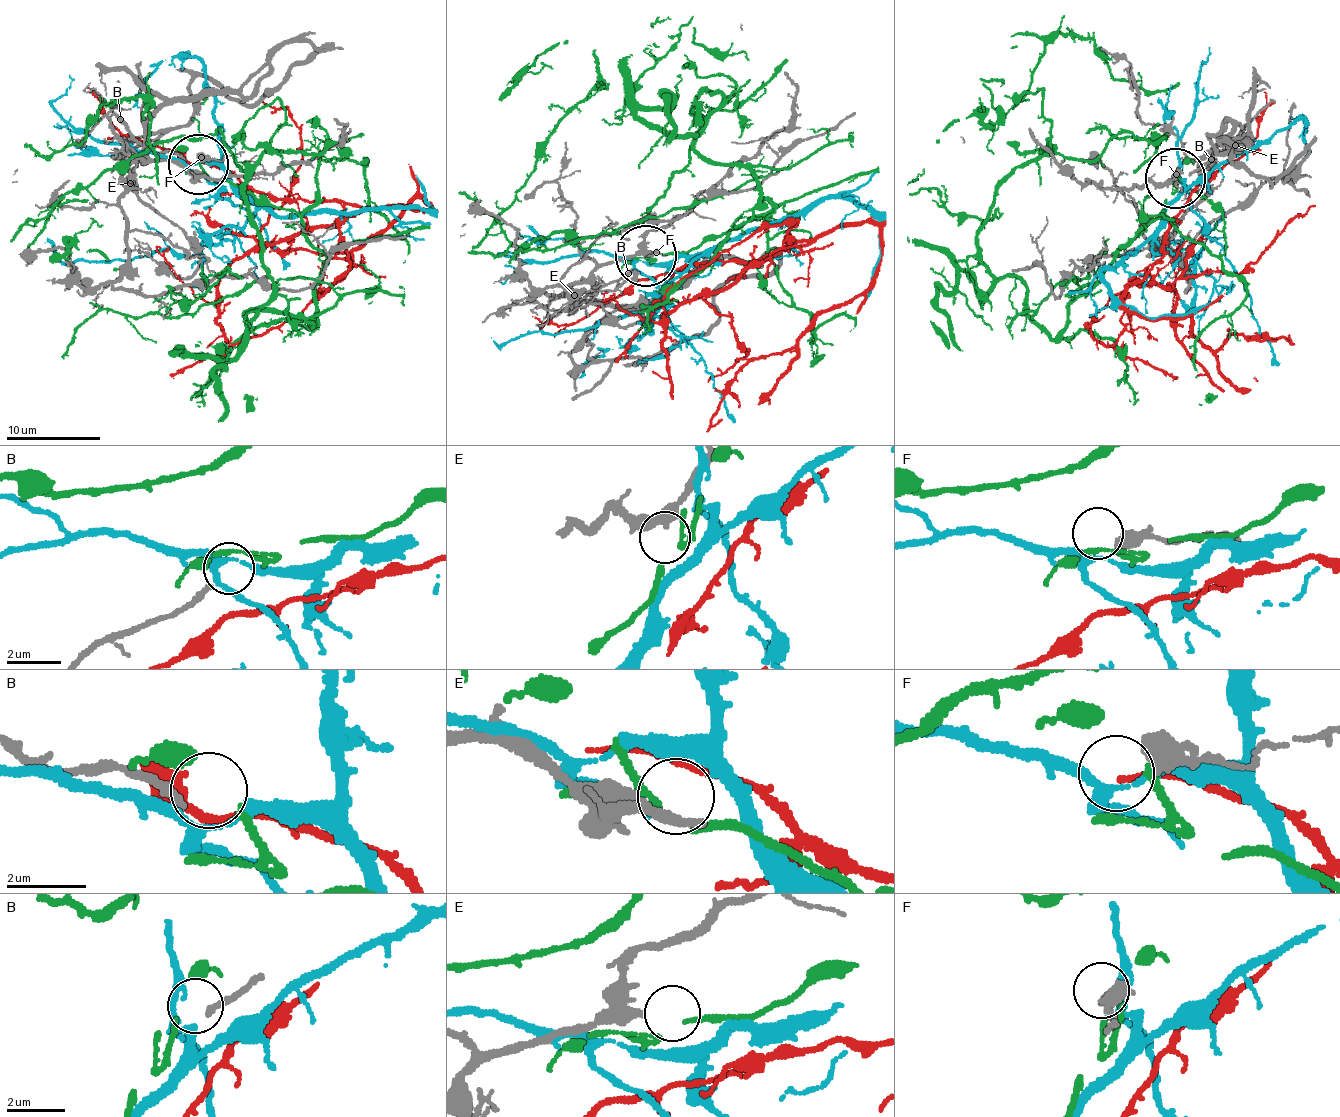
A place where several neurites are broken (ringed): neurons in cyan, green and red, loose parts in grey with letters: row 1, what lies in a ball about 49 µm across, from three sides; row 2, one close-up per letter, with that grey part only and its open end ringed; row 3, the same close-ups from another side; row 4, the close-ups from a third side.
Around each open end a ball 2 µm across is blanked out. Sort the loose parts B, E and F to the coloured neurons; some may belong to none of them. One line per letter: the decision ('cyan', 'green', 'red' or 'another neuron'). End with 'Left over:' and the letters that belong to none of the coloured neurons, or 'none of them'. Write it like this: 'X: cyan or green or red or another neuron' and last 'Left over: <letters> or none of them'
B: cyan
E: another neuron
F: another neuron
Left over: E, F

